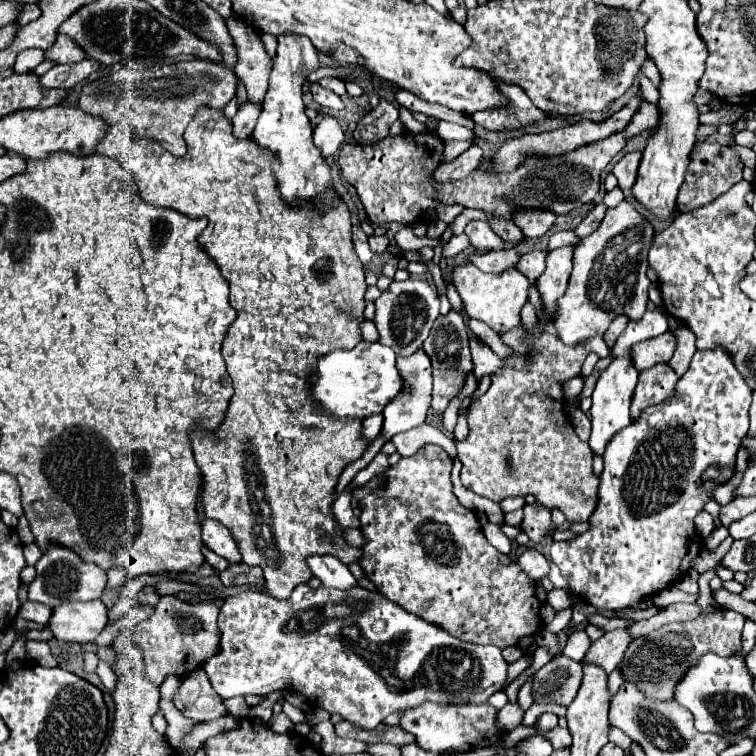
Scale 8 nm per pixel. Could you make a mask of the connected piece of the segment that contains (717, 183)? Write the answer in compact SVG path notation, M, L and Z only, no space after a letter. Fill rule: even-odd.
M700 142L694 146L690 156L690 166L686 170L686 180L678 192L678 208L680 212L690 212L694 208L702 208L710 202L714 202L718 196L728 192L736 182L742 180L742 168L738 154L734 154L728 146L722 144L708 144Z

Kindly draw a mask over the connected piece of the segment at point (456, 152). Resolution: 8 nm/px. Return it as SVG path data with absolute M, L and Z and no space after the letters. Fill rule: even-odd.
M444 142L444 152L442 152L442 162L452 162L456 156L460 156L464 150L470 148L470 142Z

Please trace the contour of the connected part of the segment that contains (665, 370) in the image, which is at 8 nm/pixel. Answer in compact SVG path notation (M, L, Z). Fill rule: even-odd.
M656 364L642 370L636 392L632 396L632 418L638 418L640 410L644 410L646 406L664 402L668 396L672 396L676 382L678 376L668 364Z

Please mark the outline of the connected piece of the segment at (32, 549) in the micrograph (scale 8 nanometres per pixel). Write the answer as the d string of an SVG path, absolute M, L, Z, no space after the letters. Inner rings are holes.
M36 542L24 546L24 558L26 558L28 566L34 566L36 560L40 558L40 554L42 554L42 550L40 550L40 546L36 546Z

